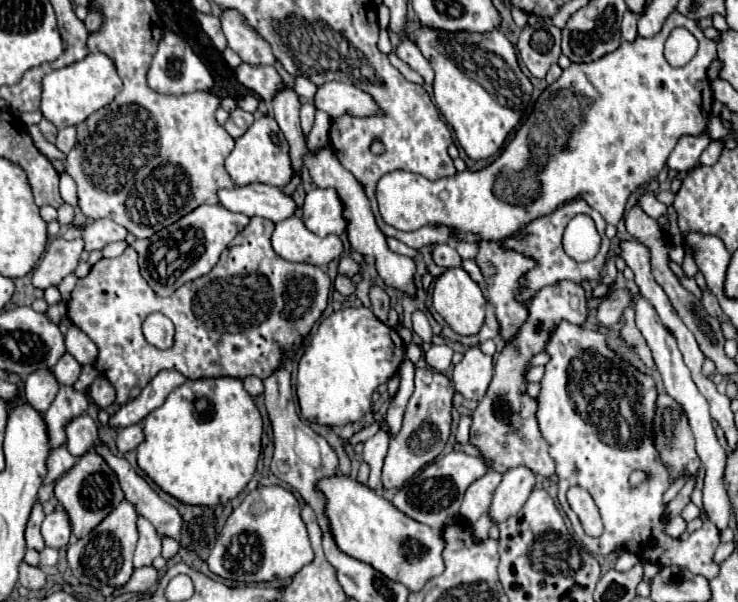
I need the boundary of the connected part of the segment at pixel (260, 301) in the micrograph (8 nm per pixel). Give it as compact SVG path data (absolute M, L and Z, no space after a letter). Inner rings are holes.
M252 217L248 227L244 227L240 235L236 235L236 239L232 239L228 249L222 253L220 261L208 275L184 283L184 287L176 289L170 297L154 295L146 279L140 275L136 251L132 247L128 247L116 259L100 259L90 269L90 273L76 283L72 291L72 301L68 305L68 319L98 345L96 369L114 385L118 393L118 405L130 399L132 387L146 387L150 379L164 369L178 371L186 379L244 379L248 375L254 375L264 381L268 379L268 375L272 375L272 371L276 371L276 363L280 363L280 351L284 351L284 347L292 347L292 355L288 355L288 361L296 355L310 329L326 309L332 283L328 273L316 265L288 263L286 259L280 259L280 255L272 251L272 231L274 223L270 219ZM150 313L162 313L174 323L174 347L162 351L144 339L142 321Z

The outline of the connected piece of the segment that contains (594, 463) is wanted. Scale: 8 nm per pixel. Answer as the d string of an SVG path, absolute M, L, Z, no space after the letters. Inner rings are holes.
M568 321L558 323L556 331L552 333L552 339L548 339L544 353L550 355L550 361L544 367L544 377L540 381L540 395L538 395L538 411L536 411L536 419L542 431L542 437L546 439L546 443L550 445L550 455L556 461L556 475L560 477L558 481L558 501L564 509L564 513L568 515L576 537L582 541L582 547L592 553L592 555L608 555L616 549L626 549L636 553L638 557L646 559L646 561L658 561L662 567L684 567L688 571L692 571L694 575L702 575L706 579L712 579L718 575L718 565L712 561L712 555L720 543L718 539L718 527L712 521L704 521L704 525L690 533L690 537L686 541L680 539L672 539L664 533L666 527L666 519L664 519L664 505L662 505L662 495L664 491L670 487L668 483L668 471L666 467L658 461L658 453L652 445L652 439L648 439L648 435L644 435L644 439L632 439L632 443L604 443L604 439L600 439L600 431L596 431L596 427L592 427L592 423L584 423L584 415L580 415L580 411L576 411L576 407L572 407L572 399L568 399L568 363L572 363L572 359L576 359L576 355L580 355L580 351L584 351L584 347L592 347L592 351L608 351L608 355L612 355L612 351L606 347L606 339L602 333L598 331L590 331L584 329L580 325L572 325ZM632 471L644 471L648 475L648 479L636 487L630 487L628 477ZM570 487L582 487L586 489L602 515L604 521L604 533L600 537L588 537L584 533L584 529L580 527L578 515L570 509L568 501L566 501L566 493Z

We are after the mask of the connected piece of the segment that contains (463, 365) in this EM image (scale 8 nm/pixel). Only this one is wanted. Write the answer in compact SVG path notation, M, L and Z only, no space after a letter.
M470 347L462 361L454 367L454 387L466 399L484 399L488 383L494 375L494 363L490 355L484 355L480 347Z

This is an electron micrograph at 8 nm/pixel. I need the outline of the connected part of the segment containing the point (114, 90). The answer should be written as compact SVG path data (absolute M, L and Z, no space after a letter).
M88 53L82 61L76 61L58 71L50 71L42 79L42 113L58 129L78 125L98 109L106 107L120 93L120 75L116 75L116 63L104 53Z

